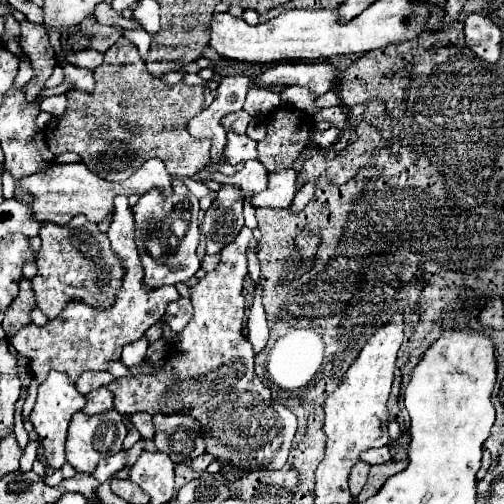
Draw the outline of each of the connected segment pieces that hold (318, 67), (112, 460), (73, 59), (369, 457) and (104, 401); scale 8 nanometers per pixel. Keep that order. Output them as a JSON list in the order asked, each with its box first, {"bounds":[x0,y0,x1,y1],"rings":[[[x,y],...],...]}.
[{"bounds":[257,63,337,97],"rings":[[[279,63],[257,77],[257,87],[299,85],[307,87],[313,97],[327,93],[337,79],[337,69],[327,63]]]},{"bounds":[93,453,125,483],"rings":[[[117,453],[117,455],[111,455],[111,457],[105,457],[99,461],[97,469],[93,471],[93,477],[99,481],[99,483],[105,483],[107,479],[111,479],[117,471],[121,471],[125,467],[125,453]]]},{"bounds":[63,49,103,69],"rings":[[[85,49],[85,51],[77,51],[77,53],[65,53],[63,51],[63,57],[69,63],[73,63],[77,67],[87,67],[87,69],[95,69],[97,65],[103,63],[103,55],[93,51],[93,49]]]},{"bounds":[361,447,391,465],"rings":[[[379,447],[379,449],[367,449],[361,453],[361,459],[367,461],[369,465],[381,465],[381,463],[387,463],[391,461],[391,453],[389,453],[389,447]]]},{"bounds":[83,387,113,415],"rings":[[[101,387],[101,389],[93,389],[87,395],[87,405],[85,405],[83,411],[87,415],[95,415],[95,413],[107,411],[111,407],[113,407],[113,393],[107,387]]]}]

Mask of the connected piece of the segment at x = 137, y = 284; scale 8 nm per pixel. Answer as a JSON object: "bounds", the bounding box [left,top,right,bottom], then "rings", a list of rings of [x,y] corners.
{"bounds":[9,195,179,383],"rings":[[[118,195],[114,205],[113,223],[109,225],[107,237],[125,269],[121,289],[115,295],[115,303],[107,309],[101,309],[87,305],[79,299],[73,299],[65,305],[59,317],[49,319],[43,327],[25,325],[21,331],[15,333],[15,337],[9,339],[9,343],[17,349],[17,353],[29,359],[29,367],[33,375],[39,379],[39,383],[45,381],[45,375],[51,369],[65,373],[71,379],[71,383],[75,383],[77,377],[87,369],[107,369],[107,363],[111,359],[119,359],[123,345],[141,339],[143,333],[161,319],[167,305],[179,299],[179,291],[175,285],[163,285],[155,289],[145,287],[143,265],[135,245],[135,221],[128,197]]]}

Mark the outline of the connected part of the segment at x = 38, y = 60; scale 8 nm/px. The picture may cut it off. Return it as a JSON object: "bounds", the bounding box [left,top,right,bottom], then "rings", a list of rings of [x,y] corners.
{"bounds":[21,21,55,73],"rings":[[[29,21],[21,23],[21,47],[31,59],[31,67],[35,73],[55,67],[55,53],[51,49],[47,31],[41,25],[33,25]]]}

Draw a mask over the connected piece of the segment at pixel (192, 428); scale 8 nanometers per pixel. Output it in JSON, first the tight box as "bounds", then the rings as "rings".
{"bounds":[153,415,205,463],"rings":[[[153,415],[153,425],[155,425],[155,437],[153,437],[153,441],[155,441],[157,449],[165,451],[171,457],[173,463],[189,463],[195,457],[199,457],[199,455],[205,453],[201,429],[187,415]]]}

